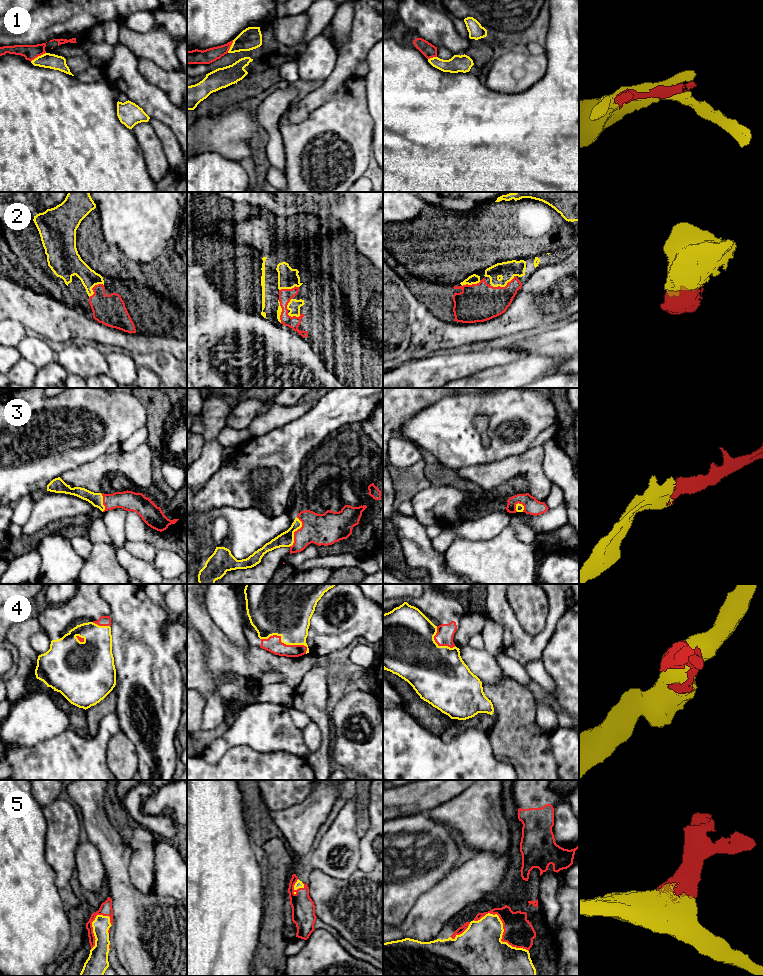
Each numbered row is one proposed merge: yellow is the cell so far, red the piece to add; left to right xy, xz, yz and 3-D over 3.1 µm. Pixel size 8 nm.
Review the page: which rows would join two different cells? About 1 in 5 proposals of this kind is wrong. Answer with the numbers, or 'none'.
1

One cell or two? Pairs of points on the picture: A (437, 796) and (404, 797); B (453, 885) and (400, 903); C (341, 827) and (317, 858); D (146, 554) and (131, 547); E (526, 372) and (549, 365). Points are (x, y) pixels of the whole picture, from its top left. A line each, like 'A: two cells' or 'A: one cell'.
A: one cell
B: two cells
C: one cell
D: one cell
E: one cell

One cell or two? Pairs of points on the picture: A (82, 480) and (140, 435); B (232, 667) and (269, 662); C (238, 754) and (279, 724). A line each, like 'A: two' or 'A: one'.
A: two
B: one
C: two

